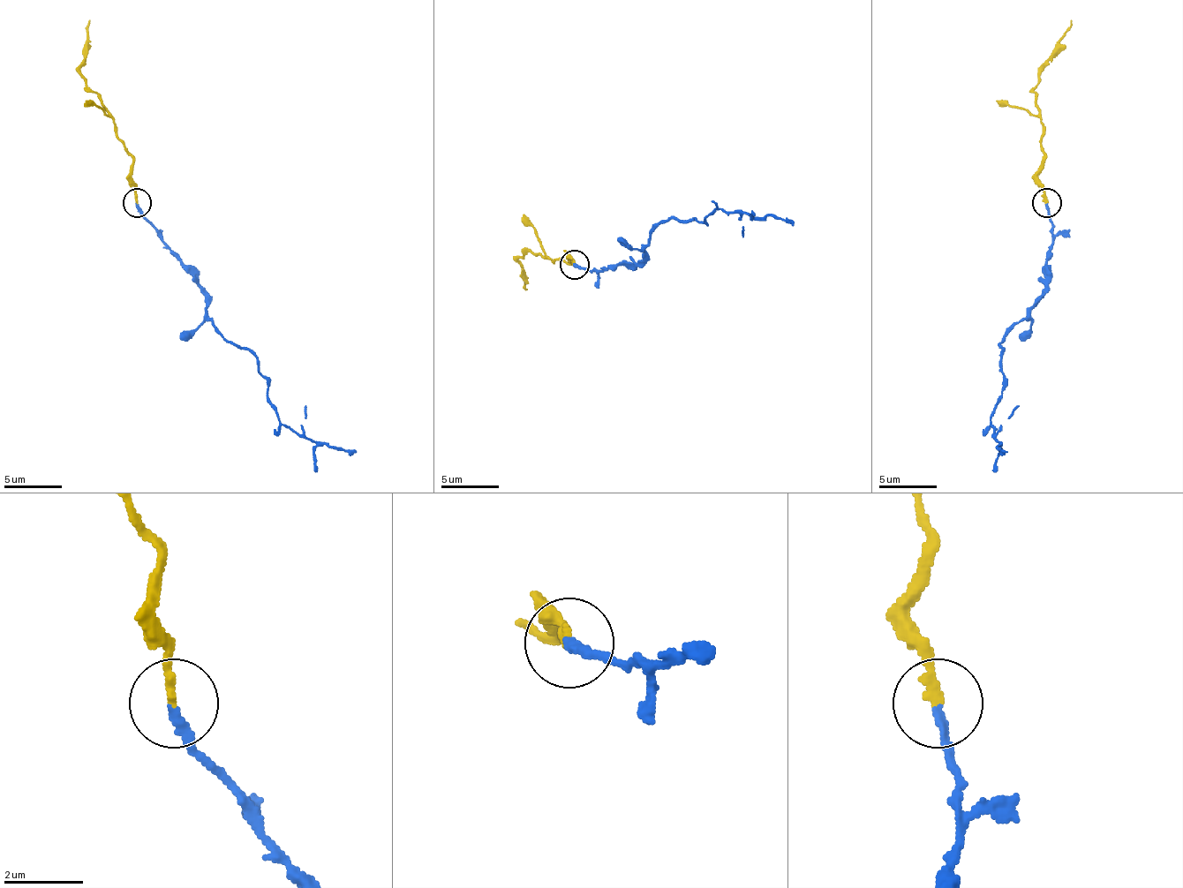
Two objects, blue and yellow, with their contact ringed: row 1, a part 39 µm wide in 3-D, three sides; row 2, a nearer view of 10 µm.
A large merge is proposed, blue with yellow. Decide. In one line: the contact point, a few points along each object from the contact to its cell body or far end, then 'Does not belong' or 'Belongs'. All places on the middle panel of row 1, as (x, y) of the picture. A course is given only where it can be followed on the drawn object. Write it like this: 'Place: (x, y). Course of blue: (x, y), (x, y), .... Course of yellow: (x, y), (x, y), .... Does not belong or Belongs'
Place: (575, 265). Course of blue: (575, 264), (636, 264), (647, 238), (673, 218), (704, 221), (716, 209), (777, 214), (794, 226). Course of yellow: (575, 264), (569, 255), (569, 261), (552, 261), (529, 252), (520, 255), (526, 289). Belongs

